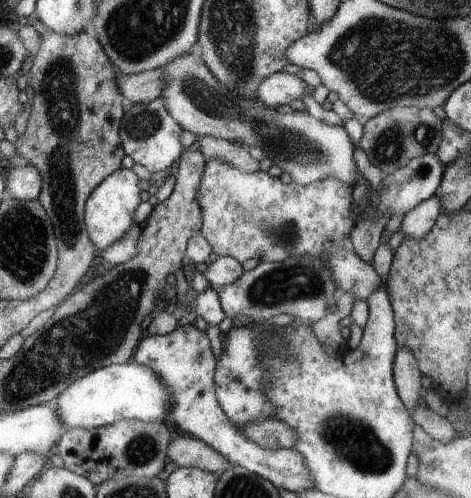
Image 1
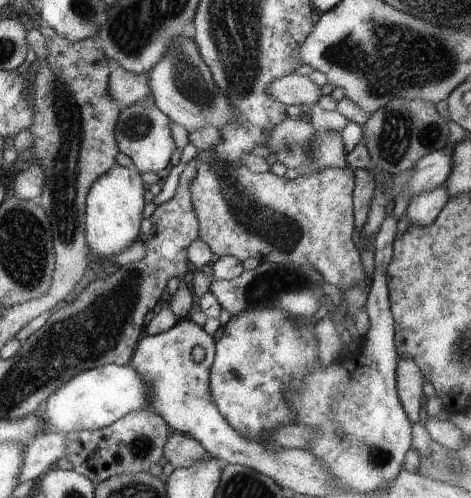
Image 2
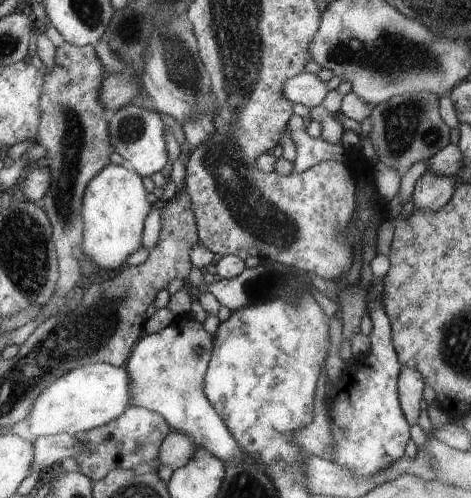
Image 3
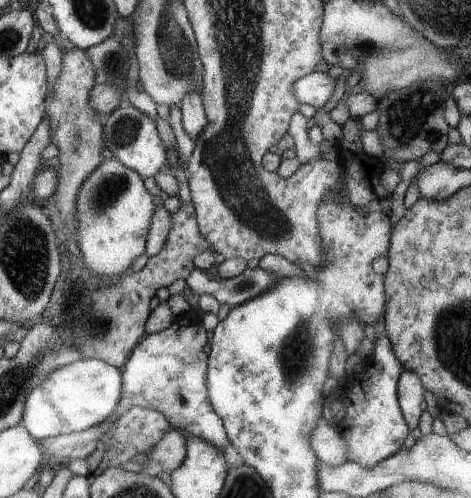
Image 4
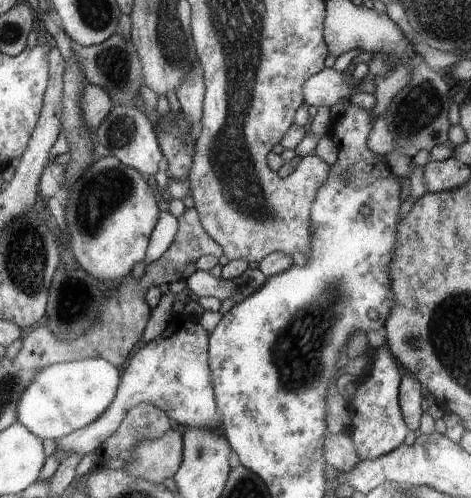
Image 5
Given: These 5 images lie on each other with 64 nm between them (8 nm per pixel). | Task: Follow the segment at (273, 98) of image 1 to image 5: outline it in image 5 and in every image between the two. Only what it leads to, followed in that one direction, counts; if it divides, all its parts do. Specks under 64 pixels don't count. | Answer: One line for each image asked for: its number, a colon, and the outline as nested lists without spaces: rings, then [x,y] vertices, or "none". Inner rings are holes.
2: [[[289,74],[283,78],[277,78],[265,88],[265,94],[269,100],[275,100],[283,106],[297,106],[297,104],[317,104],[319,100],[319,86],[311,84],[305,76]]]
3: [[[297,74],[295,78],[289,78],[281,84],[281,94],[291,104],[303,104],[307,108],[319,106],[323,96],[329,90],[325,90],[325,82],[321,82],[315,74]]]
4: [[[303,74],[301,78],[297,78],[291,84],[291,94],[295,98],[295,102],[299,104],[307,104],[313,110],[325,106],[325,102],[329,100],[331,92],[335,90],[335,82],[333,78],[329,78],[327,74]]]
5: [[[325,68],[317,74],[311,74],[311,78],[305,78],[299,92],[303,96],[303,104],[315,108],[331,108],[341,98],[349,96],[351,88],[355,90],[355,82],[351,82],[351,78],[335,72],[333,68]]]

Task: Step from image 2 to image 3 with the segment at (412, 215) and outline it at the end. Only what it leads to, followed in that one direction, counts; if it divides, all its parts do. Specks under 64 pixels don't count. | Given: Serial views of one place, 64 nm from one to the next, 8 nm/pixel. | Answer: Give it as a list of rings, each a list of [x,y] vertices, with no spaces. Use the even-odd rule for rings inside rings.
[[[423,174],[413,188],[411,202],[413,212],[437,212],[441,210],[455,192],[455,178],[453,176],[435,176]]]

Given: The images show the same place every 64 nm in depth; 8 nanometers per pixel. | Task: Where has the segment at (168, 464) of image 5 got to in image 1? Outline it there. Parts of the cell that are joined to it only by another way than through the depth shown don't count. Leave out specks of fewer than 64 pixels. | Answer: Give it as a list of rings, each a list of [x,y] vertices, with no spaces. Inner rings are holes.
[[[185,434],[181,438],[171,440],[167,456],[179,468],[195,468],[211,474],[221,474],[227,468],[233,468],[231,462],[223,454],[213,450],[209,444],[199,438],[187,438]]]

